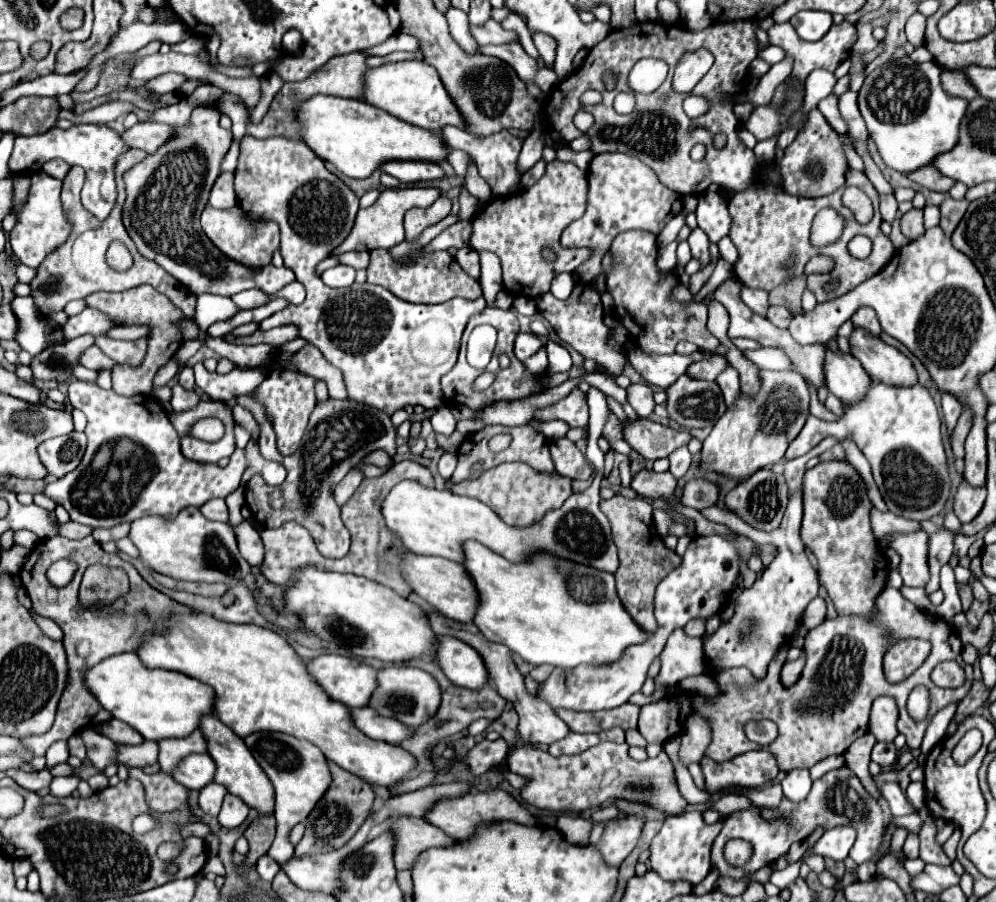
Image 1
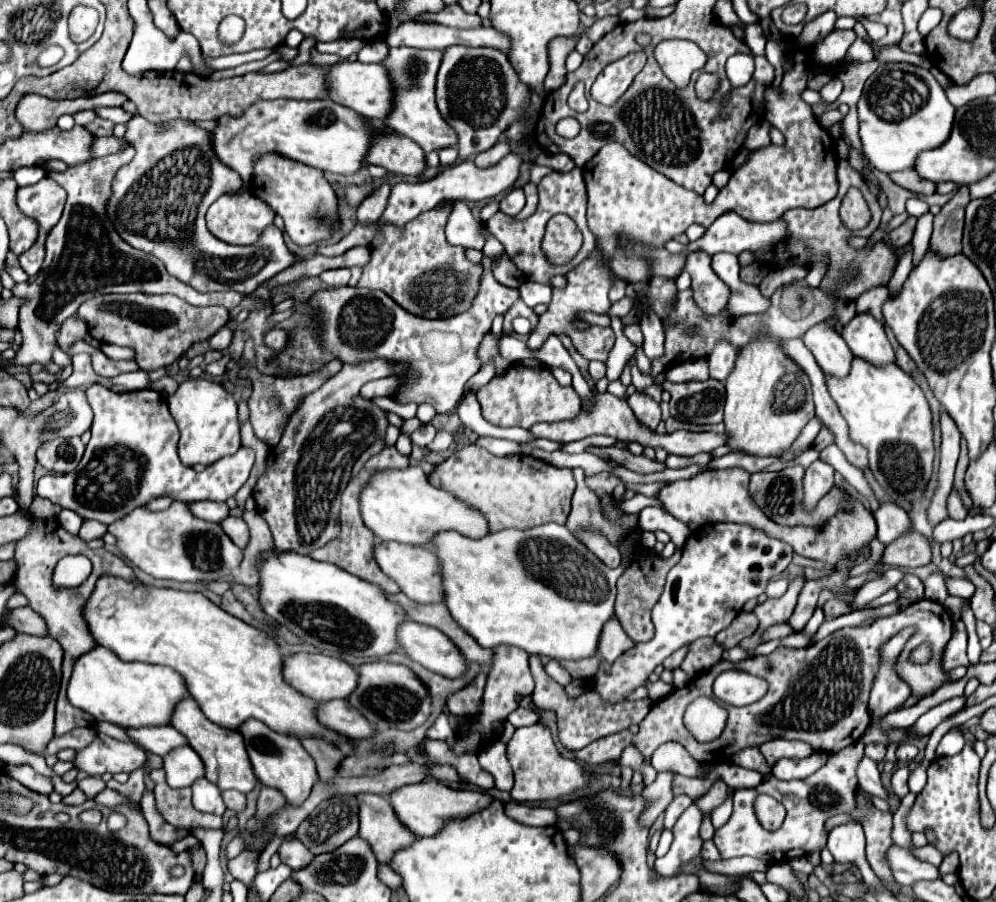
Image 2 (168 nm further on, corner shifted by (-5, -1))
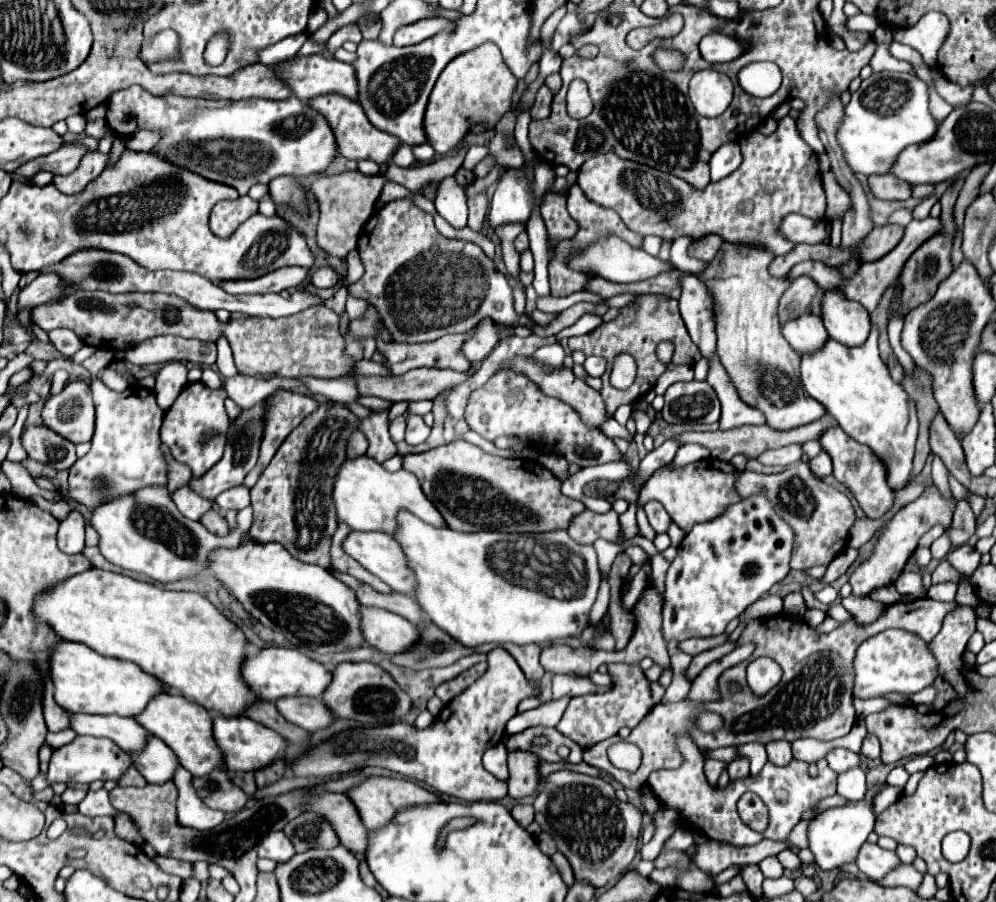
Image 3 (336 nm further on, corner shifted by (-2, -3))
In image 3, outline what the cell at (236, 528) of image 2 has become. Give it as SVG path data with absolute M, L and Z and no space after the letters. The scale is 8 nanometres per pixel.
M218 511L206 513L200 521L202 521L204 527L206 527L210 533L214 533L214 535L228 535L228 533L230 533L230 527L228 527L226 519L224 519Z

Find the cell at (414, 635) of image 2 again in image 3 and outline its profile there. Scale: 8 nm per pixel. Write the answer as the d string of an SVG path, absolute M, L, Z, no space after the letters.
M362 607L362 631L372 647L390 657L408 653L420 641L420 631L414 623L374 607Z

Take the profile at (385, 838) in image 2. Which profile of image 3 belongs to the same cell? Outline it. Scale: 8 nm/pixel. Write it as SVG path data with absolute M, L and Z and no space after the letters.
M346 793L322 795L306 811L322 813L322 817L326 817L334 825L334 831L338 833L342 845L346 845L354 853L366 853L368 829L360 821L360 813Z

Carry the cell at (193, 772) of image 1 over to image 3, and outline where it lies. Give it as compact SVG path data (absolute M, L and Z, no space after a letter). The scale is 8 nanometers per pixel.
M158 737L150 739L150 745L146 747L146 751L130 753L130 755L132 755L134 767L138 767L138 771L146 777L146 781L156 785L164 785L166 781L172 781L176 769L180 767L180 761L174 755L174 751Z

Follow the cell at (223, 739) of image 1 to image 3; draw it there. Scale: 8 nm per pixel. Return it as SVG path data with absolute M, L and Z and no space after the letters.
M162 693L150 701L150 705L140 713L138 723L144 725L152 735L160 737L170 749L174 749L176 757L180 759L180 765L188 769L194 777L204 777L210 775L216 769L224 769L228 773L226 761L222 757L220 747L216 745L214 731L212 731L212 715L198 703L188 701L182 695L168 695Z

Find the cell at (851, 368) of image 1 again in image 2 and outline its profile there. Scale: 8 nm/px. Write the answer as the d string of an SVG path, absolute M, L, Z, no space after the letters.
M817 323L809 327L809 331L803 335L803 343L827 375L843 377L849 373L853 353L831 325Z

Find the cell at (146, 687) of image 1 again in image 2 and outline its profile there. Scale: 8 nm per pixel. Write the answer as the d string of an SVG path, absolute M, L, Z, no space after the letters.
M93 647L75 661L67 687L67 699L73 707L91 713L97 721L109 721L123 727L169 725L175 705L187 695L185 681L173 669L147 663L125 663L105 647Z

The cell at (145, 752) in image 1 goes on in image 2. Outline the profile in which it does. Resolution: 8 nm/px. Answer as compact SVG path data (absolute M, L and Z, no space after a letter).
M99 733L89 747L75 753L71 763L77 771L85 771L91 777L101 777L103 773L131 773L143 767L145 759L145 751L137 745Z

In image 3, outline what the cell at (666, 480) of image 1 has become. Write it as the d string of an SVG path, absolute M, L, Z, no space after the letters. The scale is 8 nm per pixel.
M512 369L496 371L484 387L470 395L466 421L472 431L480 433L488 441L502 435L526 435L544 453L560 453L566 461L582 467L624 461L624 455L600 429L586 429L578 413L568 403L544 395L534 381Z

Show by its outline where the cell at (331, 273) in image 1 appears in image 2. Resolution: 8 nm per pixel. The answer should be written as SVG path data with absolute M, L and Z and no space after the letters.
M331 269L331 271L325 271L319 275L319 279L323 283L327 283L329 287L343 287L349 283L349 277L351 277L349 269Z

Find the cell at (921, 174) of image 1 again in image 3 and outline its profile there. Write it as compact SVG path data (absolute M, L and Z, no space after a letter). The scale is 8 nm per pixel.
M870 175L868 177L870 189L876 197L886 199L886 201L902 201L912 197L912 185L906 181L900 181L896 175Z

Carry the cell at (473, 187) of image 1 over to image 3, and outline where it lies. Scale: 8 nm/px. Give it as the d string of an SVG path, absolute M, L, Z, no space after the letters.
M494 43L472 49L472 53L462 53L452 59L446 69L440 73L428 107L426 107L426 137L428 143L440 153L448 155L458 149L464 137L476 125L484 125L486 131L502 119L504 113L512 109L512 95L516 91L518 79L510 73L502 61L500 49Z

